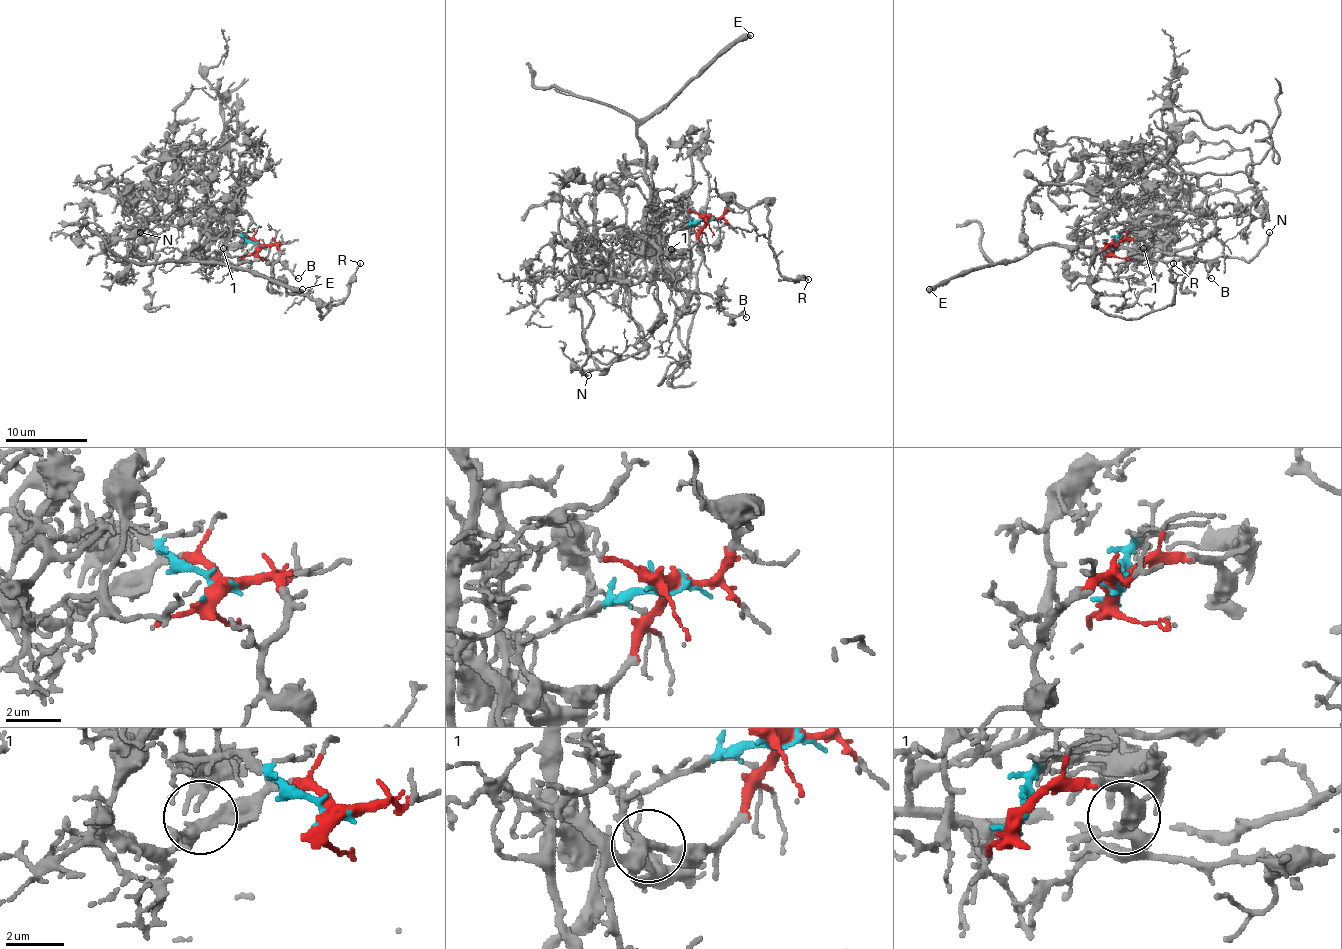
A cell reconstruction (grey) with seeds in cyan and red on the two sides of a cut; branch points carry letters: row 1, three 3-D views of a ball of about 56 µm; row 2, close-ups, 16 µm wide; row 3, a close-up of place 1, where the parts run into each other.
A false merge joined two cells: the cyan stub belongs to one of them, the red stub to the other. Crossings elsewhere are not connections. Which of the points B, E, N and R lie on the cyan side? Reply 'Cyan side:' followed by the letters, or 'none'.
Cyan side: N

